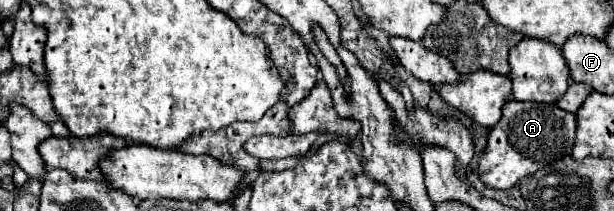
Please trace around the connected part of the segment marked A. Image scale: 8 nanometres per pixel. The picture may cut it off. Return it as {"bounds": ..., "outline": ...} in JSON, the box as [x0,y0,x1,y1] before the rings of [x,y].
{"bounds":[478,101,576,189],"outline":[[[508,101],[502,119],[488,133],[488,143],[480,155],[478,173],[484,185],[494,189],[510,189],[522,177],[570,155],[576,131],[576,115],[562,111],[556,105],[532,101]]]}

